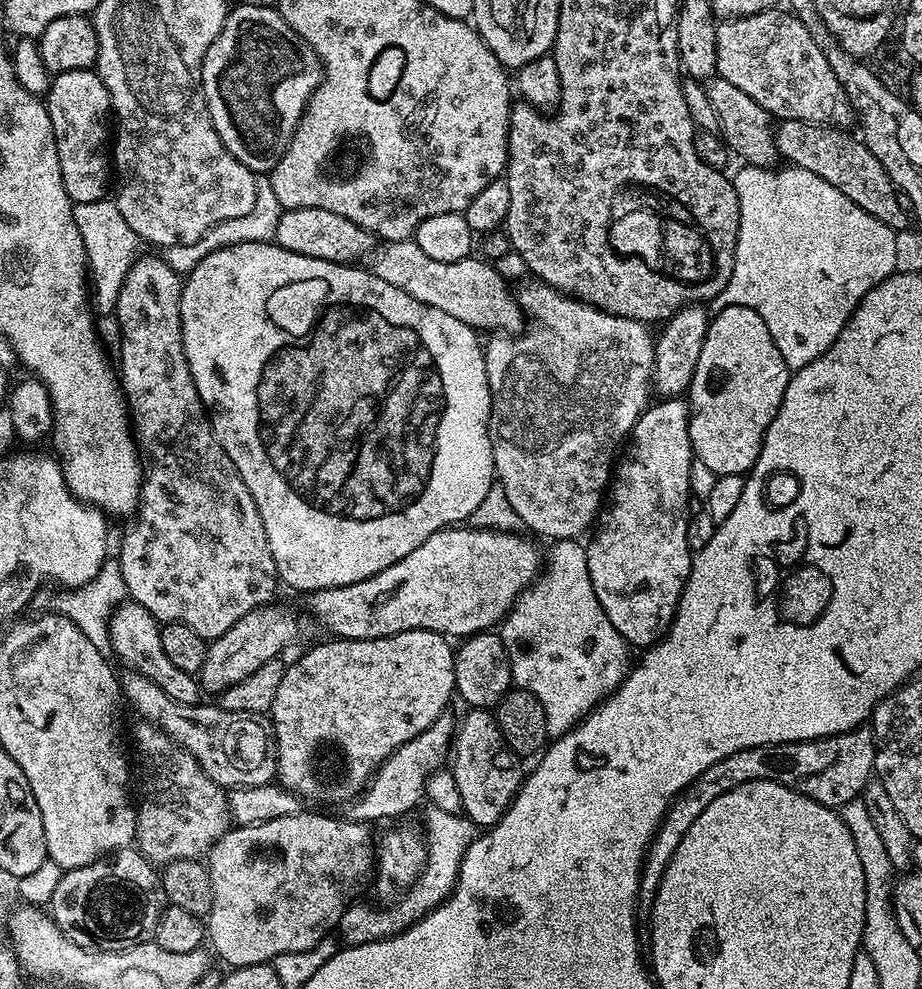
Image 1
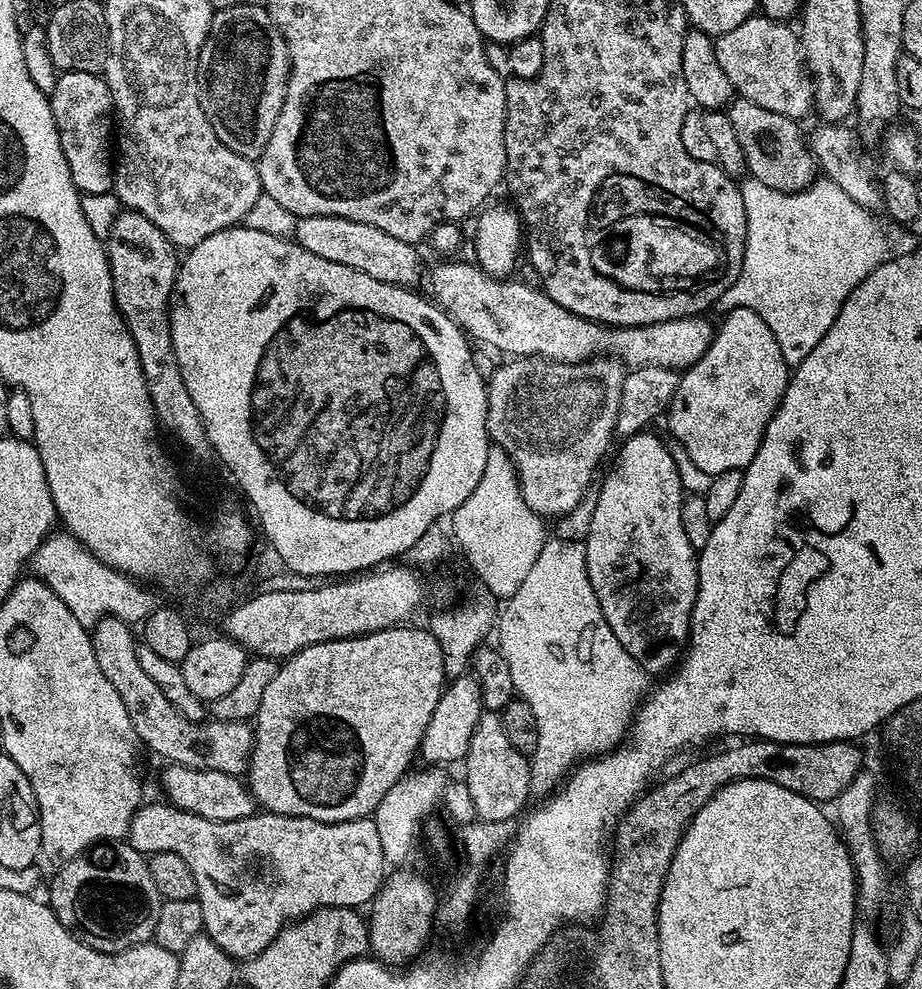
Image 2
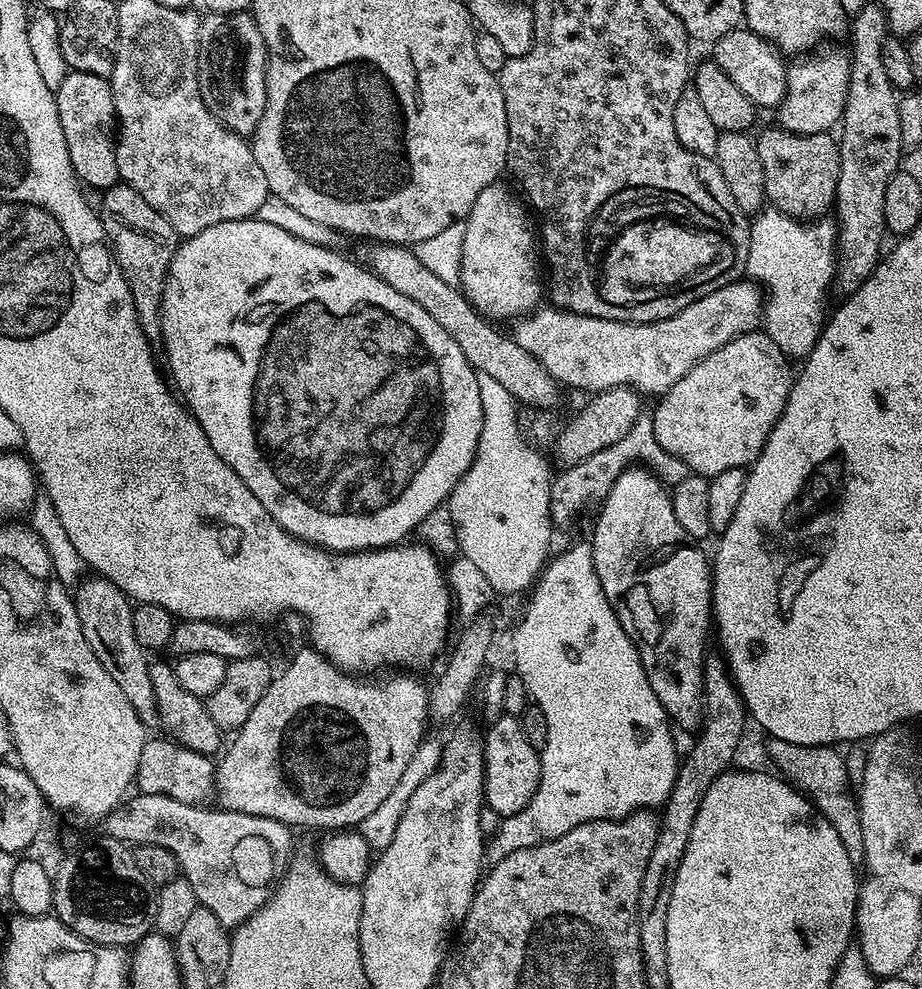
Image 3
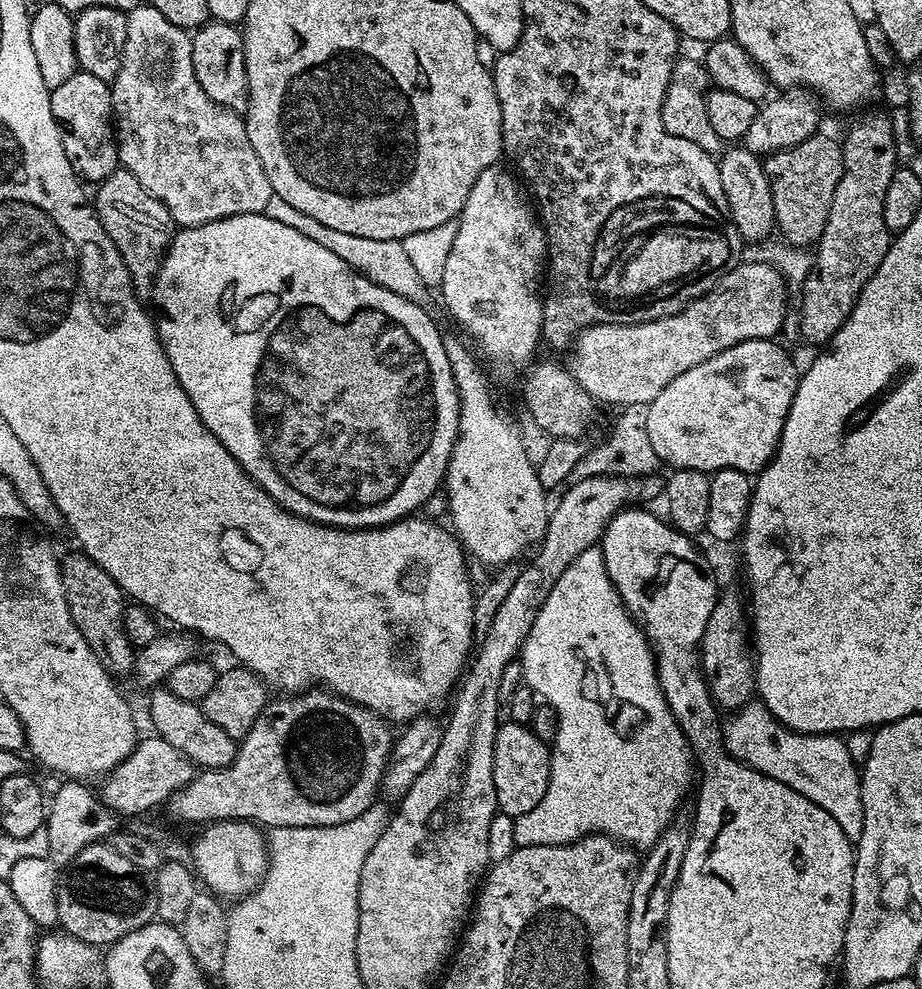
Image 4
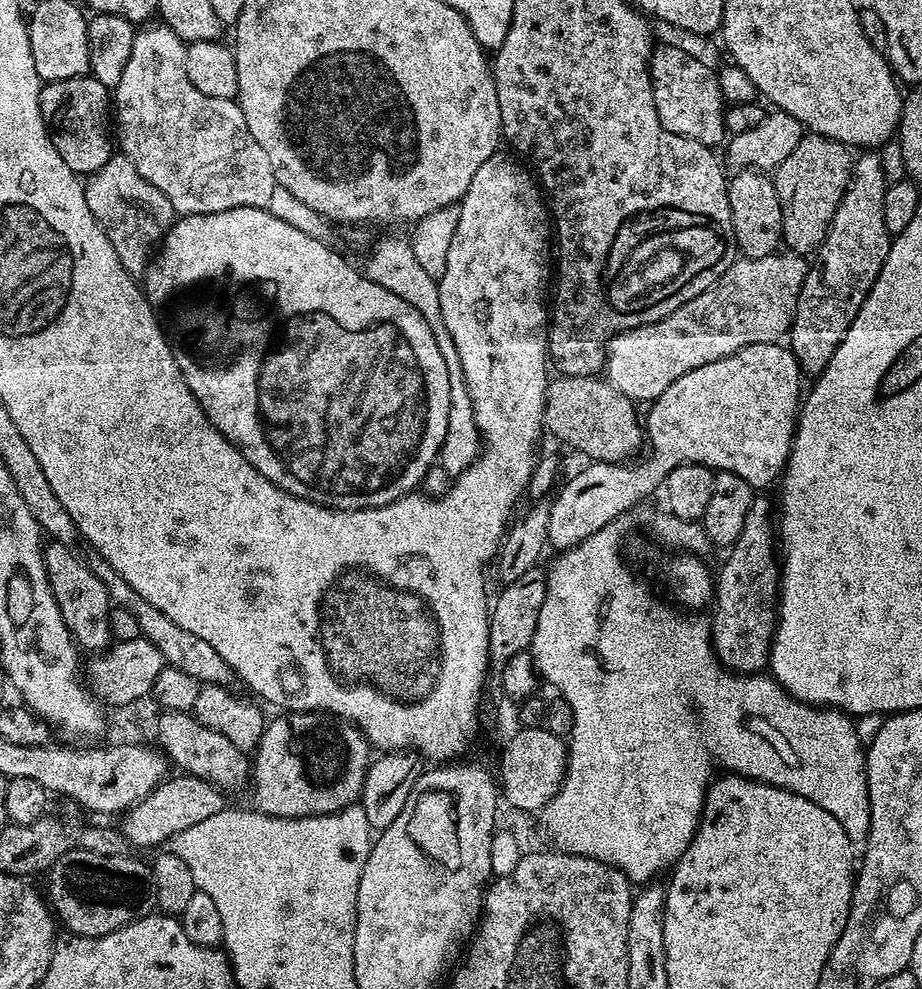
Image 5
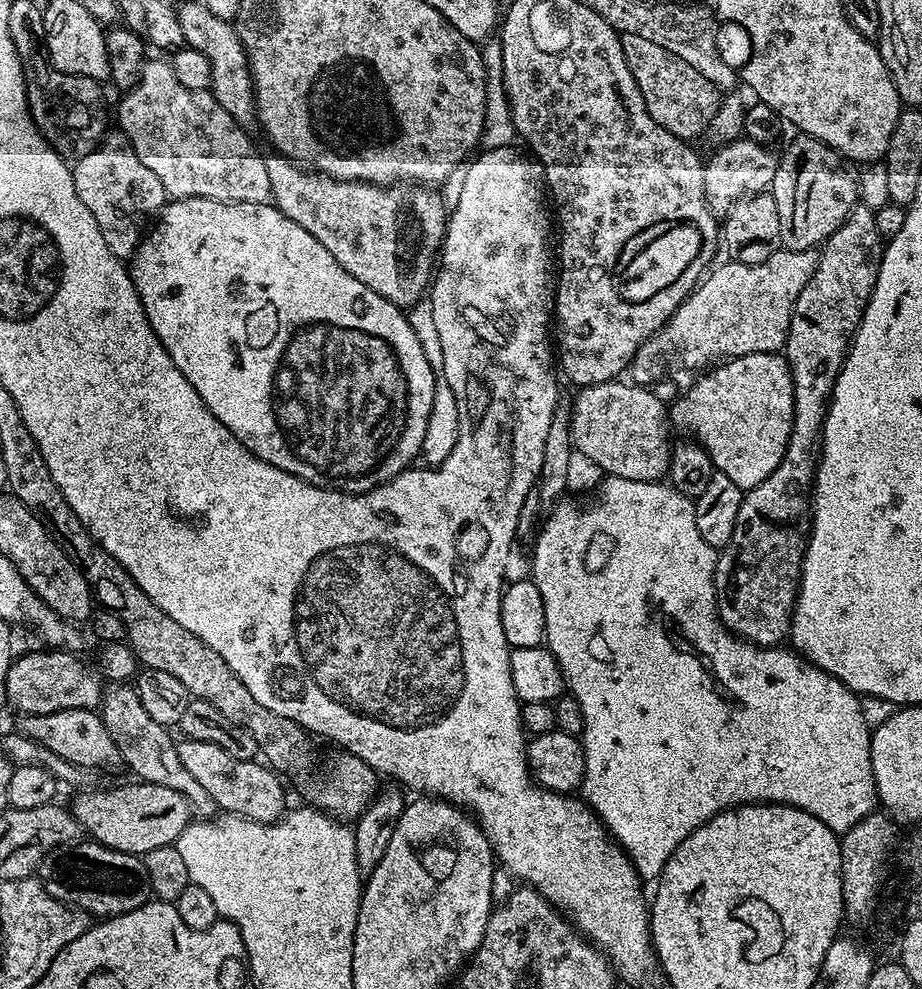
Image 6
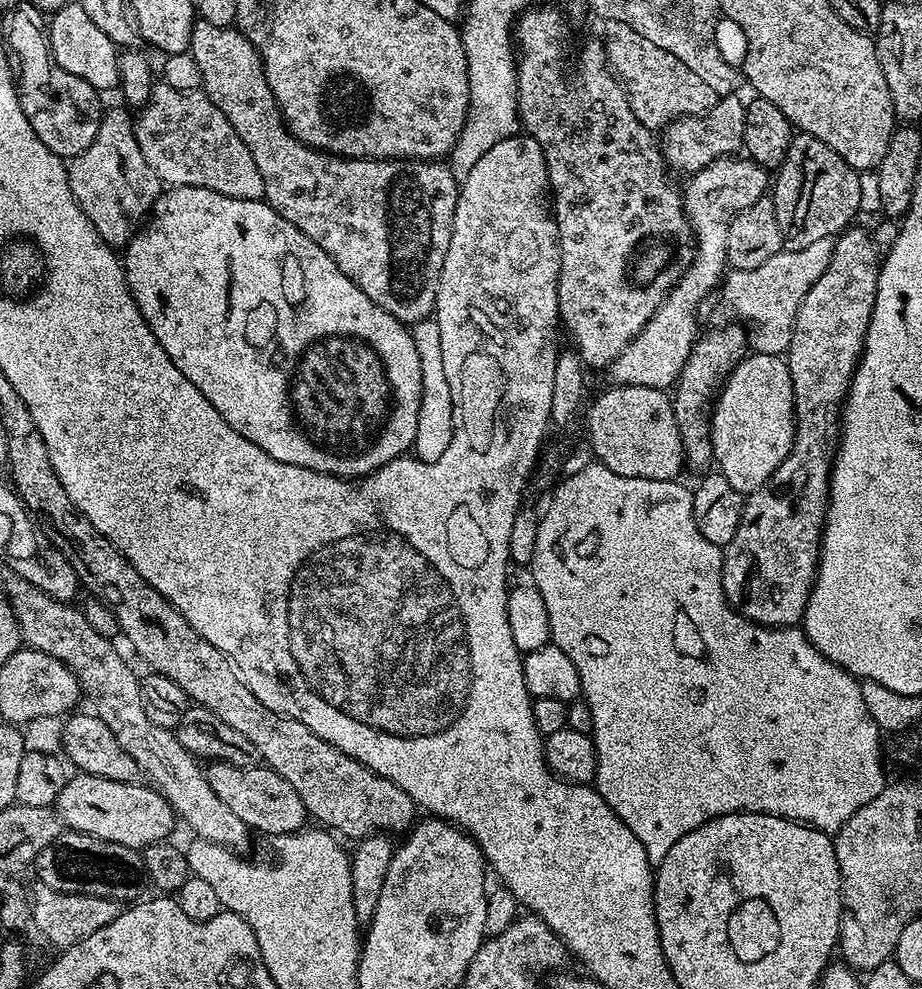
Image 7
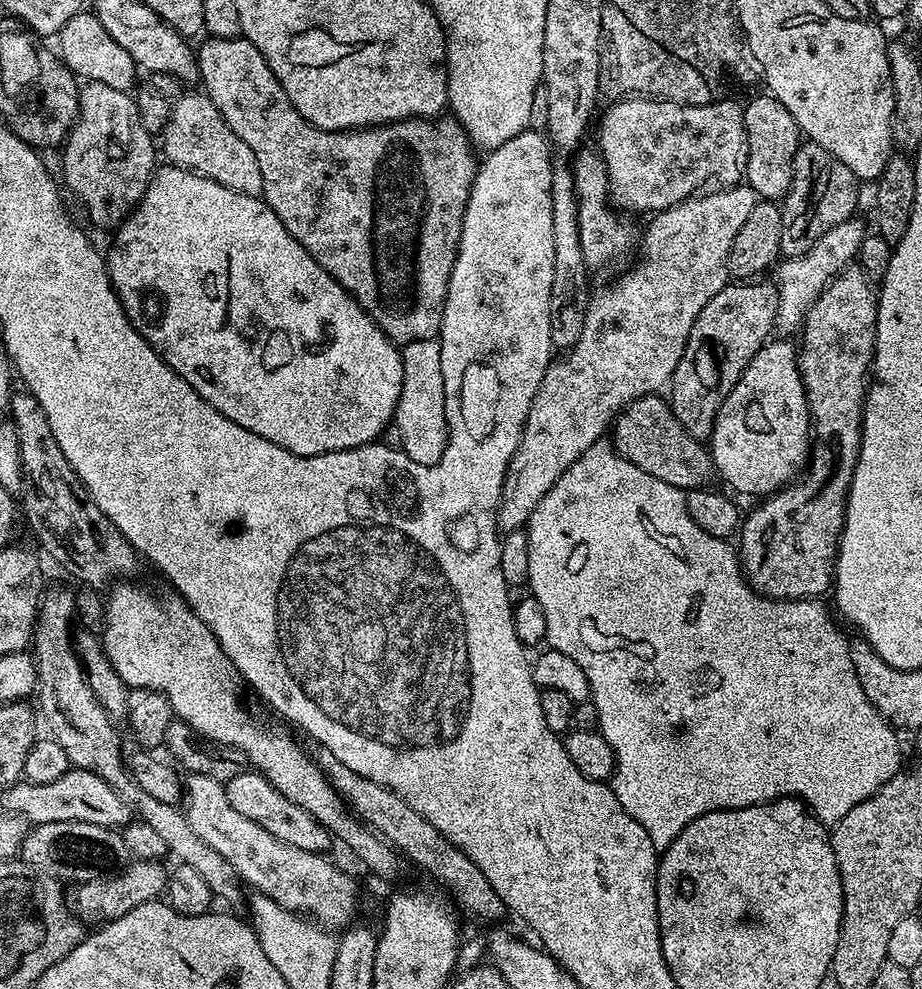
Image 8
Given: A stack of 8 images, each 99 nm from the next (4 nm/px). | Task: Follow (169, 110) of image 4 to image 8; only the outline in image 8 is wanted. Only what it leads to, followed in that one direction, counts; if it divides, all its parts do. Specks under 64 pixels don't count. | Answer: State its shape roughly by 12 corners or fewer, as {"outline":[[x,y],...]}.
{"outline":[[203,94],[175,101],[162,156],[263,197],[254,150]]}

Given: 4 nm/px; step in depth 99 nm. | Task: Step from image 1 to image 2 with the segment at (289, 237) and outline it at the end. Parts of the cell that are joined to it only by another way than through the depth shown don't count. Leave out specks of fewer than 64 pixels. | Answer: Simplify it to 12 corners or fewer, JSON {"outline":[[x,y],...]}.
{"outline":[[302,216],[296,243],[378,282],[421,283],[417,245],[378,226]]}

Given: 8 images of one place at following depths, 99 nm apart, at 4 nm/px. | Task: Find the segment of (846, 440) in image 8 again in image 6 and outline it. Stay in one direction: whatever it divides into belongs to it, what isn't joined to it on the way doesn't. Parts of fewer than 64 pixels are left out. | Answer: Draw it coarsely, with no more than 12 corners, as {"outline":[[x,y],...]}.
{"outline":[[860,202],[790,318],[786,454],[744,492],[716,609],[783,645],[828,401],[885,241]]}

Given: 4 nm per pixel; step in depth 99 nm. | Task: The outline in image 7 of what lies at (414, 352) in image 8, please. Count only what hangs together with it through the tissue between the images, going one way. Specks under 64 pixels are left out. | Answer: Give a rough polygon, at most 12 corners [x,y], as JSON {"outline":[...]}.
{"outline":[[435,318],[411,325],[422,398],[415,459],[438,462],[448,445],[450,382]]}

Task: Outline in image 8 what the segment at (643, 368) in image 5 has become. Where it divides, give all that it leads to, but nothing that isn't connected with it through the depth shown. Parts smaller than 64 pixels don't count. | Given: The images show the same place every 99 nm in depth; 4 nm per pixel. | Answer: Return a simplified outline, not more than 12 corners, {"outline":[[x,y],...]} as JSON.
{"outline":[[853,218],[775,265],[775,331],[790,334],[859,257]]}

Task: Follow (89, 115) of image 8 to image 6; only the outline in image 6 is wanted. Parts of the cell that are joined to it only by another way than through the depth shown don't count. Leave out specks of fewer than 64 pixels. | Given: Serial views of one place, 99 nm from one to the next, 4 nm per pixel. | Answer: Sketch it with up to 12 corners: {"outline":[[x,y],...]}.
{"outline":[[119,130],[72,168],[110,254],[130,258],[166,203]]}

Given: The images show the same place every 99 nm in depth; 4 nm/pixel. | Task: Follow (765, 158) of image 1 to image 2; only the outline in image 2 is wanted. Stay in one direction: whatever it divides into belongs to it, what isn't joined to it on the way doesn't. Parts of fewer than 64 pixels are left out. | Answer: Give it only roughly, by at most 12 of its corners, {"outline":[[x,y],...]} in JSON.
{"outline":[[743,98],[726,111],[751,179],[779,192],[814,183],[801,125]]}

